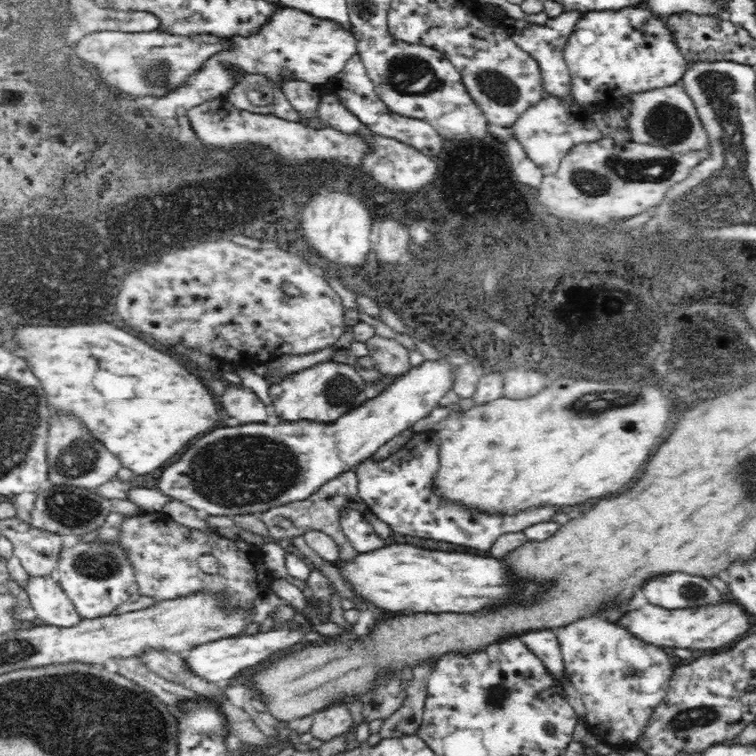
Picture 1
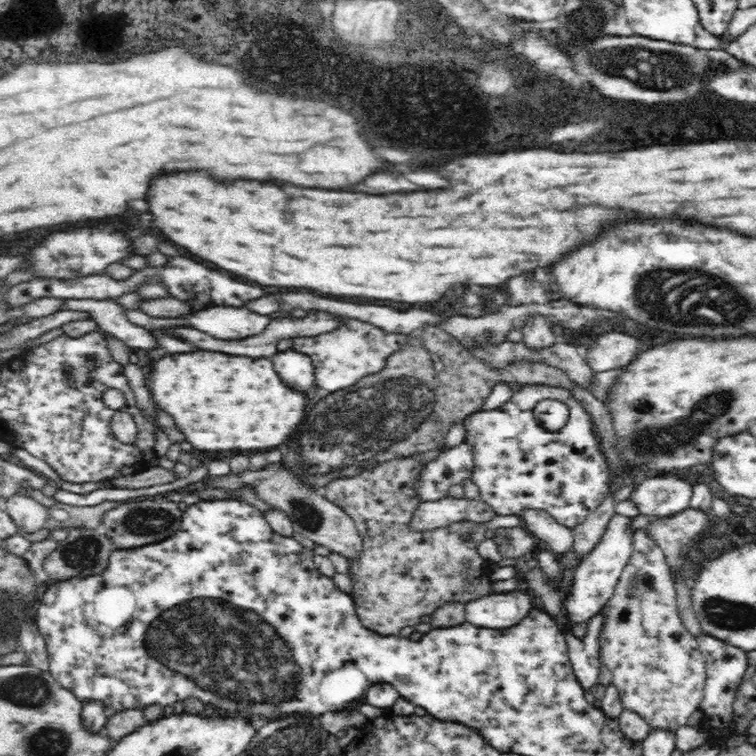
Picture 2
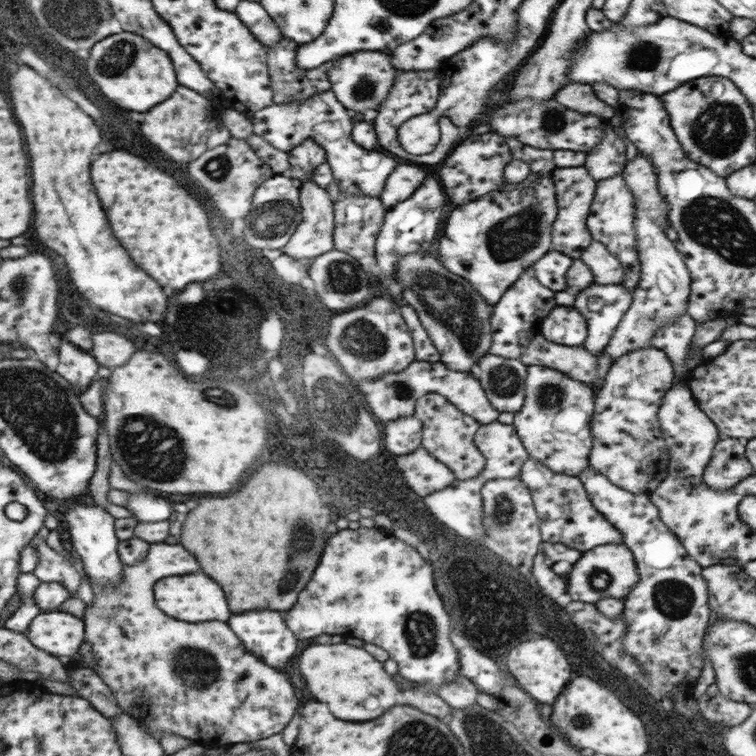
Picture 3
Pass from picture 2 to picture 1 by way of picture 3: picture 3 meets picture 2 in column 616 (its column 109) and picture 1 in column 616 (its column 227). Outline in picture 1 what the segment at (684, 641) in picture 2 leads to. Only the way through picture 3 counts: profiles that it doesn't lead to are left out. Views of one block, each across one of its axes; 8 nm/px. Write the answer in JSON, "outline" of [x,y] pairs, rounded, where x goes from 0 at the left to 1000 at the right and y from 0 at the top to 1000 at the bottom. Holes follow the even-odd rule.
{"outline":[[[783,817],[733,833],[757,899],[775,934],[775,963],[807,987],[836,987],[854,966],[868,937],[881,926],[889,899],[886,870],[876,860],[857,860],[828,833]],[[783,854],[783,862],[780,862]]]}

